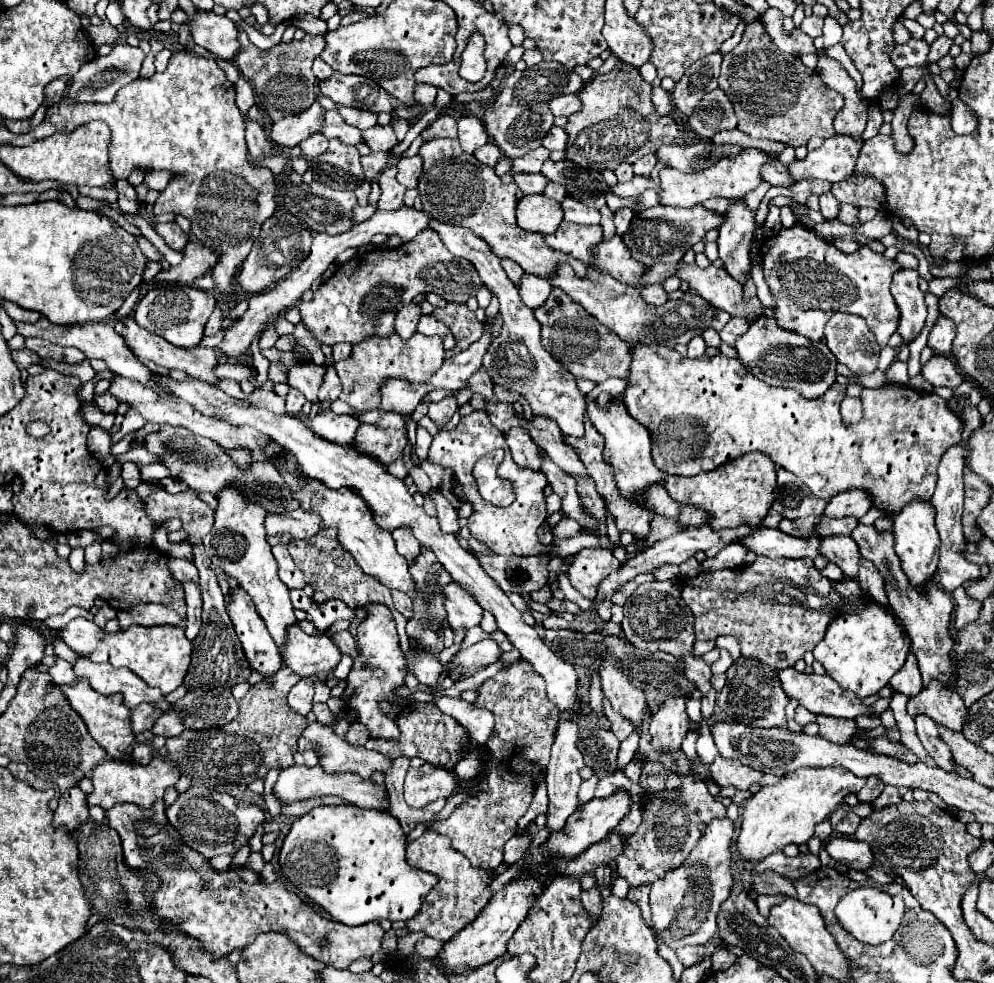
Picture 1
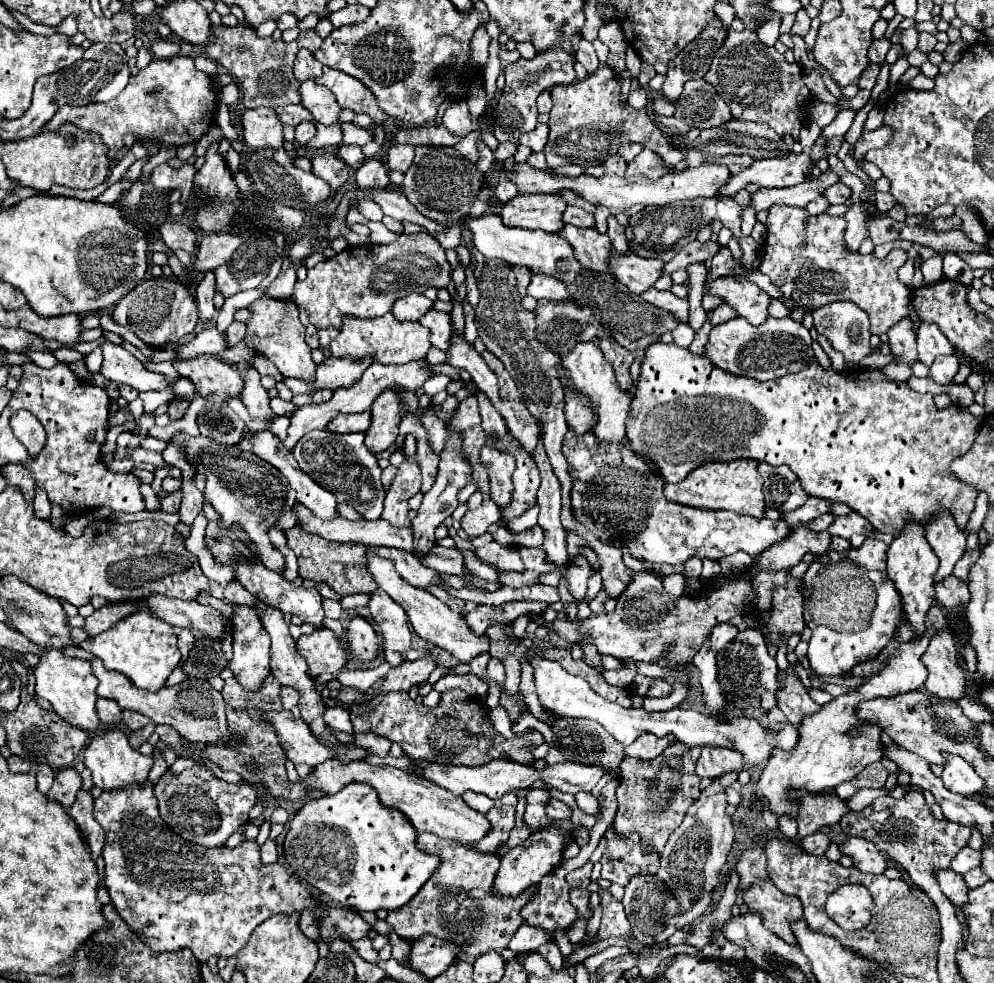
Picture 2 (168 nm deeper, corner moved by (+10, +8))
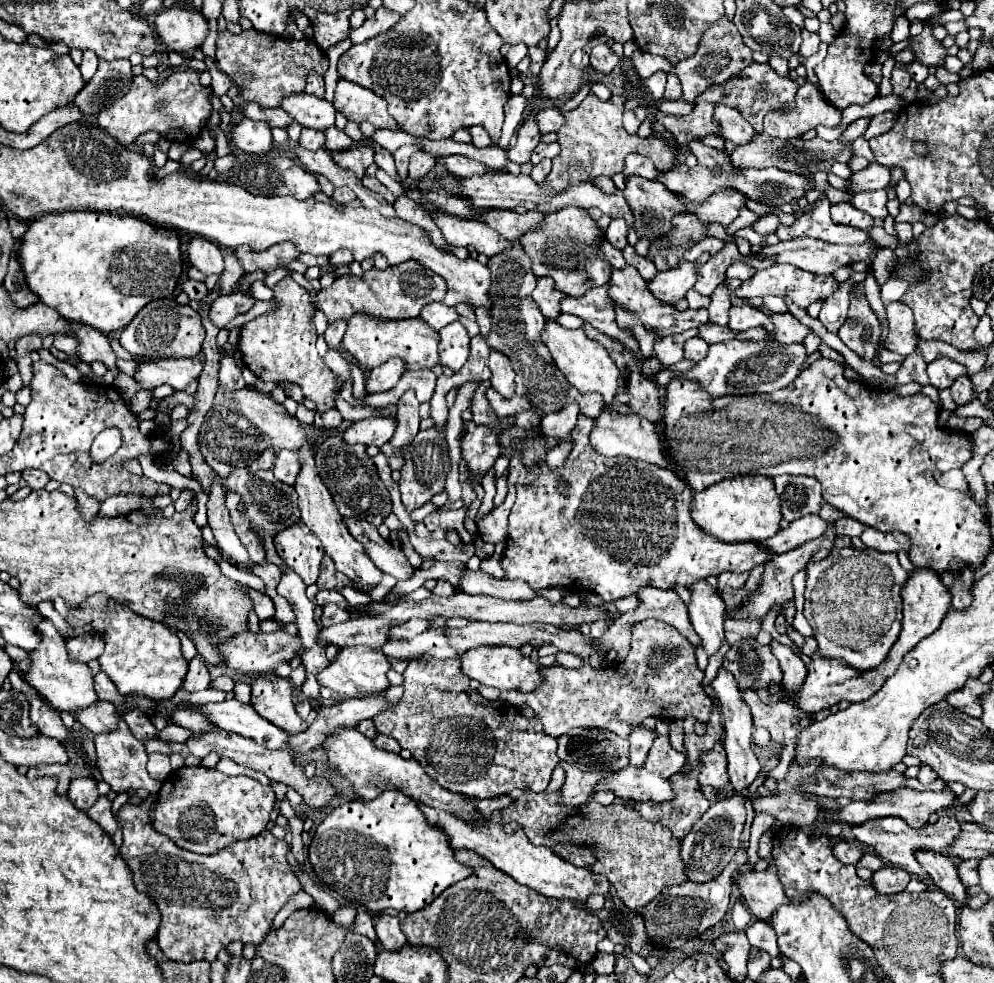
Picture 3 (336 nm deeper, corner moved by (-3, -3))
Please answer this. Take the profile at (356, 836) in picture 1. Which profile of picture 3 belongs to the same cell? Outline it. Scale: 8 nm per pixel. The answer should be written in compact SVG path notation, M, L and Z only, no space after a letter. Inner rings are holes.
M385 790L373 800L353 800L331 810L315 830L309 846L309 862L319 882L333 888L333 892L341 894L347 902L365 906L371 914L387 908L407 914L417 912L431 904L445 888L471 874L471 868L453 860L453 850L443 830L429 826L417 808L417 800L413 802L413 798L399 790Z

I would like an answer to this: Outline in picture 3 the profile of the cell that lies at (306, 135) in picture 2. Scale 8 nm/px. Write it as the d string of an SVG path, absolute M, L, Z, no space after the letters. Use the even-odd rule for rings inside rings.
M303 128L299 144L301 144L301 146L305 146L307 150L323 148L323 146L325 146L325 134L323 134L323 132L319 132L319 130L313 130L313 128Z

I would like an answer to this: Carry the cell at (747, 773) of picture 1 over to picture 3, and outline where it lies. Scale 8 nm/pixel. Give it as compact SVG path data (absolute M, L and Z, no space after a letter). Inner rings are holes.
M715 744L713 750L707 754L701 754L701 774L699 782L701 786L713 786L713 788L725 788L729 784L729 774L727 774L727 760L725 760L725 750L721 744Z

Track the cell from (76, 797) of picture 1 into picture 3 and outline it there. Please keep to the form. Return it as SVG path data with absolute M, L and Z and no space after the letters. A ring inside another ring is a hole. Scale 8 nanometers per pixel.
M75 778L75 780L71 780L67 798L75 804L77 810L85 812L99 798L97 788L95 788L95 780L93 778Z

